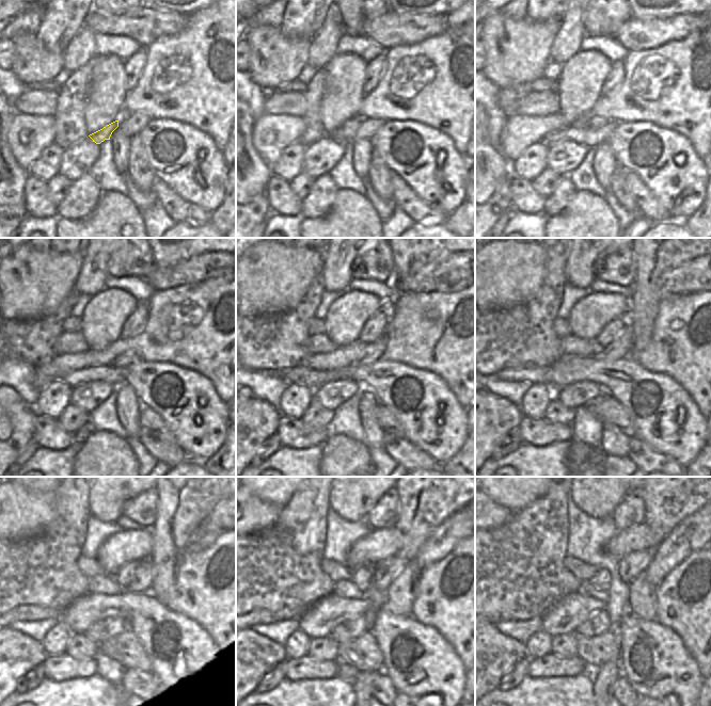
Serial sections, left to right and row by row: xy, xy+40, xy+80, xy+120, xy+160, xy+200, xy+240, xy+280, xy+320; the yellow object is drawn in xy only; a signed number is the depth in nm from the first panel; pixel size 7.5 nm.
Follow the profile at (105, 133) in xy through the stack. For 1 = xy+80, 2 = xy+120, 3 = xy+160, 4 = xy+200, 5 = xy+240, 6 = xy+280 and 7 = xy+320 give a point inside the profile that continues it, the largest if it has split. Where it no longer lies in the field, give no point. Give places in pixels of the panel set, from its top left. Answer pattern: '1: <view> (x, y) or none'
1: xy+80 (598, 121)
2: xy+120 (124, 360)
3: xy+160 (374, 351)
4: xy+200 (620, 347)
5: xy+240 (141, 583)
6: xy+280 (385, 571)
7: xy+320 (633, 564)

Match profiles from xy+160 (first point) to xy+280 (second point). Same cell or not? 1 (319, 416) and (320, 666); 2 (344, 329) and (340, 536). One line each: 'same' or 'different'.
1: different
2: different

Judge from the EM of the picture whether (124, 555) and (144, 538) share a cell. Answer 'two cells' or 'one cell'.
one cell

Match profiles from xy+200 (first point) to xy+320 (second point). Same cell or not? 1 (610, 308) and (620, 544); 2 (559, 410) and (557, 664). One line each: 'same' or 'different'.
1: same
2: different

